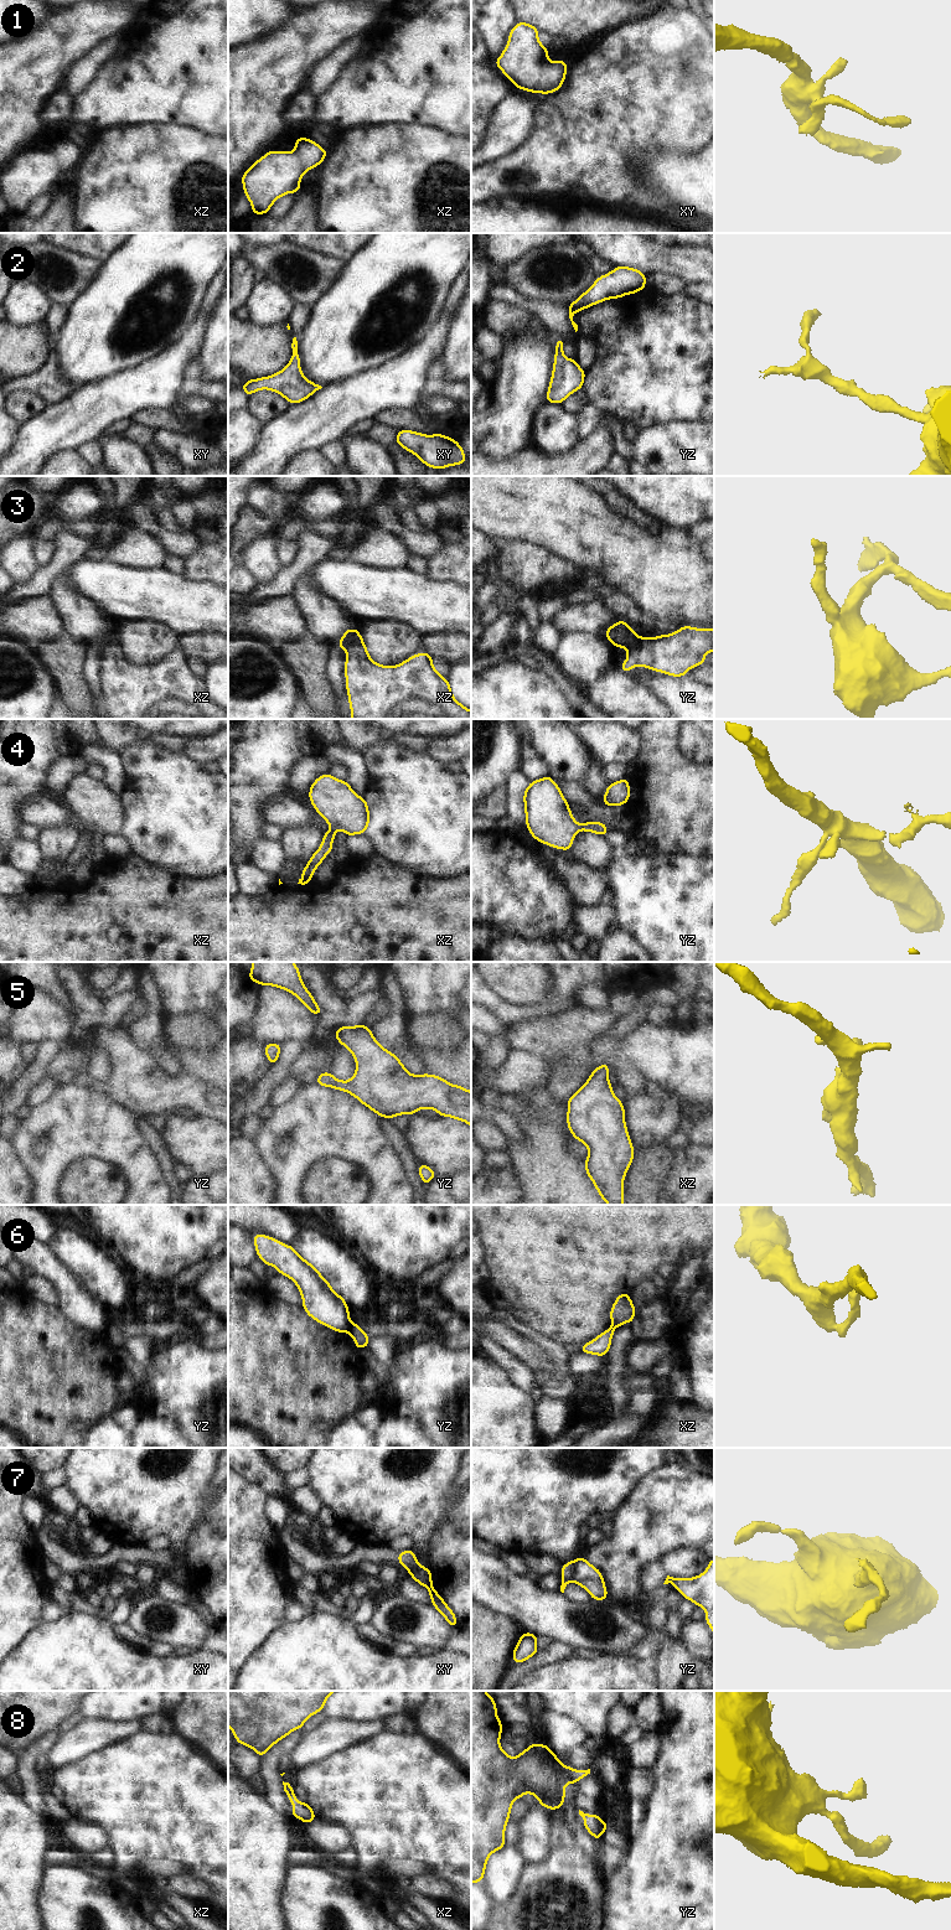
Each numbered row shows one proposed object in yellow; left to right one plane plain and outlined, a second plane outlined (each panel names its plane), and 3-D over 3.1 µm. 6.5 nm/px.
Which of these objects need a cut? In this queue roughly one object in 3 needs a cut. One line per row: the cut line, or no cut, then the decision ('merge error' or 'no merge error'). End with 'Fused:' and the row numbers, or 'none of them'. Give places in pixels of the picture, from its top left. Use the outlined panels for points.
1: no cut | no merge error
2: no cut | no merge error
3: xz (357, 630), (345, 650) | merge error
4: no cut | no merge error
5: no cut | no merge error
6: yz (352, 1324), (349, 1331) | merge error
7: yz (577, 1559), (573, 1579) | merge error
8: no cut | no merge error
Fused: 3, 6, 7

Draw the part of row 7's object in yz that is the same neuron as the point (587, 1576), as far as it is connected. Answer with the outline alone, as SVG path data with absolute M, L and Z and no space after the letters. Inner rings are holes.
M583 1556L577 1558L574 1566L574 1583L584 1588L593 1600L608 1600L603 1573Z

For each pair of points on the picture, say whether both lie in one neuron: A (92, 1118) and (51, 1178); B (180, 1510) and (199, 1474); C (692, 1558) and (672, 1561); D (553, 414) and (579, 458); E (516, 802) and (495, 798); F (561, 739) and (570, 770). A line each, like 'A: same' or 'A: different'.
A: same
B: same
C: same
D: different
E: different
F: same

